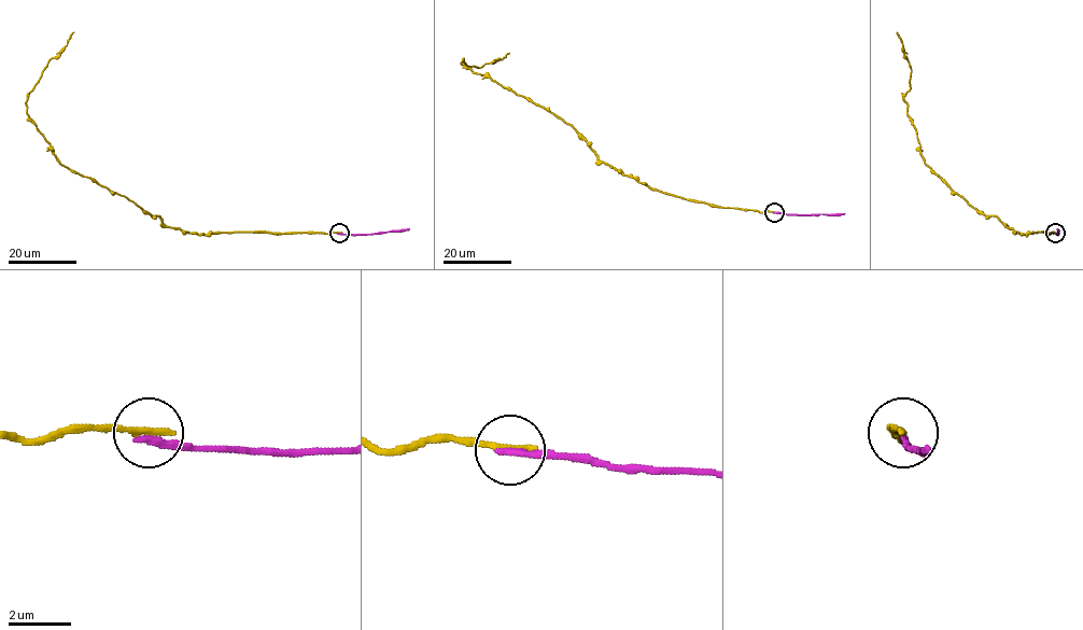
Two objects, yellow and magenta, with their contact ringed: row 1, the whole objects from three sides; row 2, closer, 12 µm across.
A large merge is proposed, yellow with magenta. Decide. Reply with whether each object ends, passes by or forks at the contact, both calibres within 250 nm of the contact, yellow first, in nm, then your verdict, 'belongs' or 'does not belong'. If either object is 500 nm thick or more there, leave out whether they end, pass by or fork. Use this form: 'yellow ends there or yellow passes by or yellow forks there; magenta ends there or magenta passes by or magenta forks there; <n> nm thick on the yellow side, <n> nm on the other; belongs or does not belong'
yellow ends there; magenta ends there; 240 nm thick on the yellow side, 240 nm on the other; does not belong

